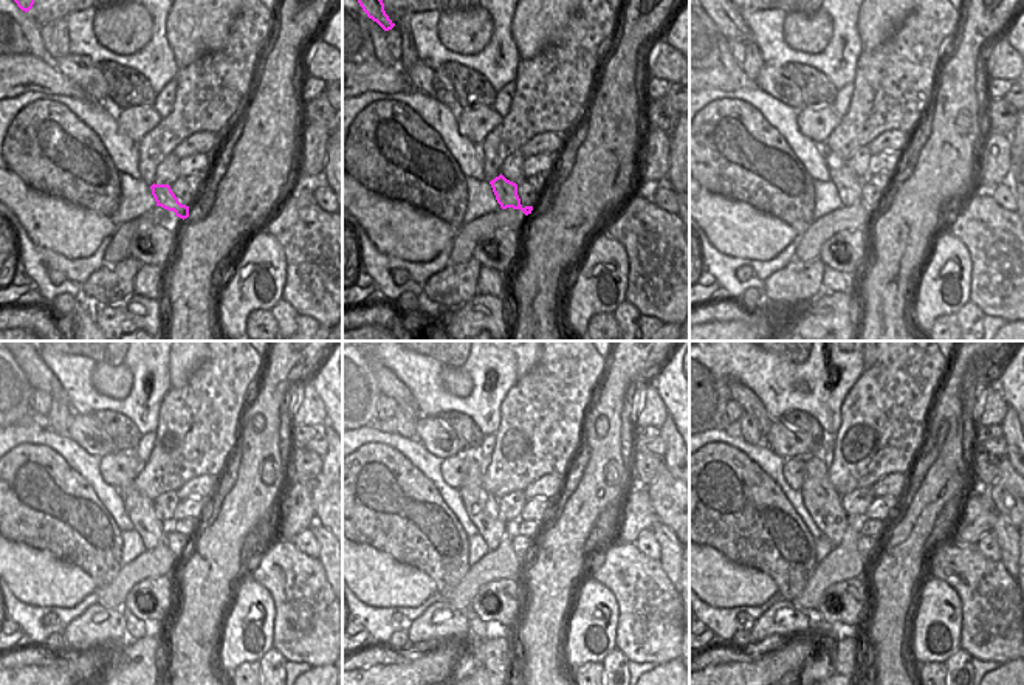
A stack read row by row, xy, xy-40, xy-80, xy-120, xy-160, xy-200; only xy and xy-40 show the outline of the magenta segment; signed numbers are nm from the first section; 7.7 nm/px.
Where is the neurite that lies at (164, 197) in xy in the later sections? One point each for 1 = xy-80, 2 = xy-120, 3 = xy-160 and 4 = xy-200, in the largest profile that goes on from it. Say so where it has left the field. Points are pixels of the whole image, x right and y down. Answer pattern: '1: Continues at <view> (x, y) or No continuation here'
1: Continues at xy-80 (849, 186)
2: Continues at xy-120 (140, 509)
3: Continues at xy-160 (482, 507)
4: Continues at xy-200 (824, 506).

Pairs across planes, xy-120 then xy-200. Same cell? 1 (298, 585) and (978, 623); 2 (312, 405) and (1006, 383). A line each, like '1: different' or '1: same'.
1: same
2: different

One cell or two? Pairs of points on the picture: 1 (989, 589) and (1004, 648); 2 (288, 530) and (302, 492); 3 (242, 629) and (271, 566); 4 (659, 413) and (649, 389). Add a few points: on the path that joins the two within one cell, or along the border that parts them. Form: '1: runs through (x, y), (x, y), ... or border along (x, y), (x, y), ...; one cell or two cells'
1: runs through (992, 603), (992, 628), (995, 634); one cell
2: runs through (293, 521), (296, 516), (296, 501); one cell
3: border along (250, 574), (268, 591), (273, 600), (274, 620); two cells
4: runs through (652, 406), (649, 395); one cell

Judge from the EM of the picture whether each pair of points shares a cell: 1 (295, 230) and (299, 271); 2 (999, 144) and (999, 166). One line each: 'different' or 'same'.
1: same
2: same

